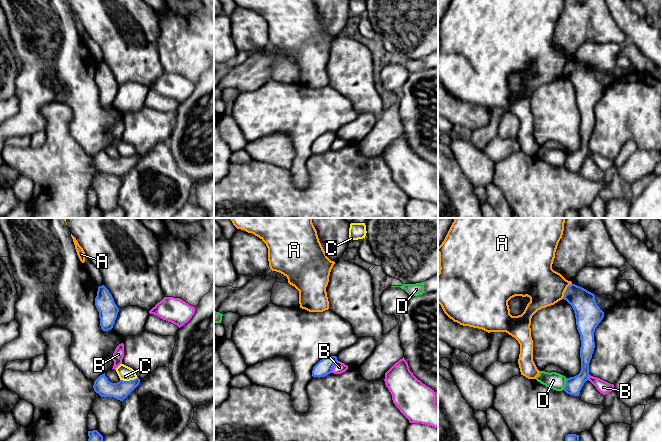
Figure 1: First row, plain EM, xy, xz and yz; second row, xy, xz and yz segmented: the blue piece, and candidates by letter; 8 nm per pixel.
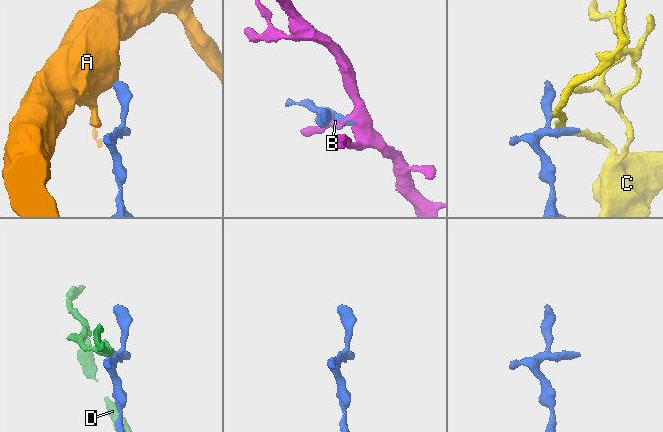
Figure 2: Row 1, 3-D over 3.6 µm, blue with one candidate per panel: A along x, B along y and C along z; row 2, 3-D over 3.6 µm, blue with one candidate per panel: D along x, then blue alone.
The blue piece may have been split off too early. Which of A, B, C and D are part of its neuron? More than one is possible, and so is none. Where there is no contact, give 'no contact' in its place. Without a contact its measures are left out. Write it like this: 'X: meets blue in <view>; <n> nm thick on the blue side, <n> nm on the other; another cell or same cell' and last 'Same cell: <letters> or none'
A: meets blue in yz; 200 nm thick on the blue side, 300 nm on the other; another cell
B: meets blue in xz; 130 nm thick on the blue side, 90 nm on the other; another cell
C: meets blue in xy; 140 nm thick on the blue side, 120 nm on the other; another cell
D: meets blue in yz; 130 nm thick on the blue side, 140 nm on the other; another cell
Same cell: none

